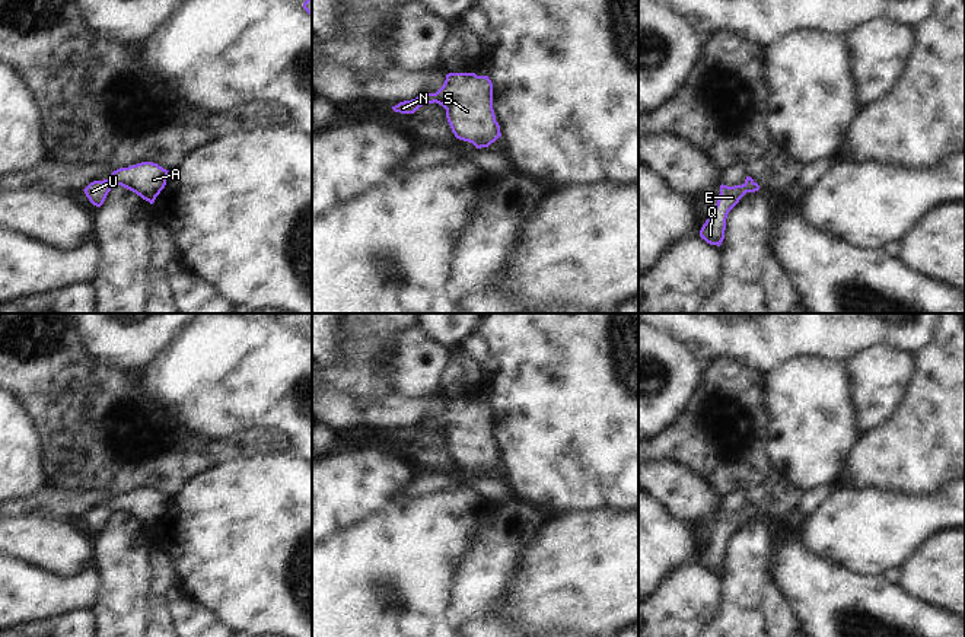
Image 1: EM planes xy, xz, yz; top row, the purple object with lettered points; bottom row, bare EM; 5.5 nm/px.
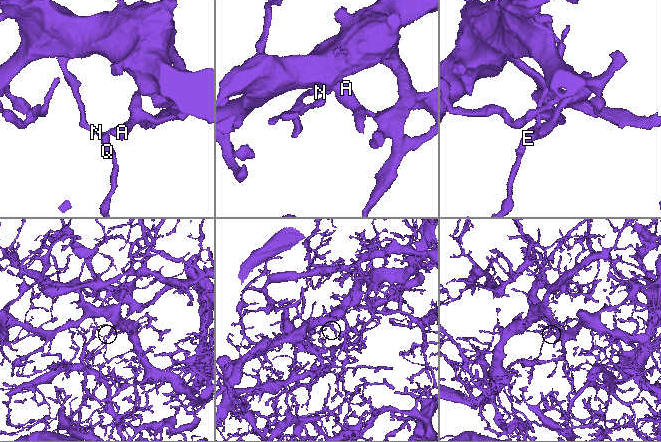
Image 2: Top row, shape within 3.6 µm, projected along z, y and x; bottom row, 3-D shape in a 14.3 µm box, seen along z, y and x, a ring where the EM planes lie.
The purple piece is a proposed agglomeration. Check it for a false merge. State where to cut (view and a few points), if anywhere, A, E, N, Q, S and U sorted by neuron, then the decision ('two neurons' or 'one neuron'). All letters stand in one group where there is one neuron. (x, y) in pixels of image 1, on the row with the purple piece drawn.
no cut | A E N Q S U | one neuron

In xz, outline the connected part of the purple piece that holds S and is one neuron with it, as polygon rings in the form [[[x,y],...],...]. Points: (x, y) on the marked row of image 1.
[[[449,73],[436,93],[399,102],[392,109],[401,114],[414,114],[424,103],[434,102],[446,109],[448,122],[456,138],[481,149],[501,137],[493,109],[493,83],[488,76]]]

